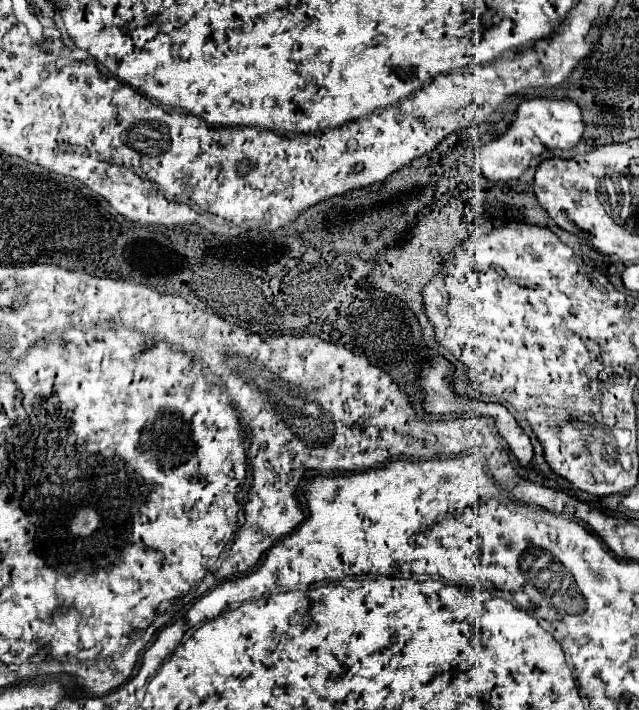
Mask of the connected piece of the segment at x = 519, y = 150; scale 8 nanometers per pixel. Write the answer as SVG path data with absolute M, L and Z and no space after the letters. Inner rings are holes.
M554 99L524 101L516 111L512 127L500 139L478 149L478 163L482 175L490 181L518 179L530 167L532 159L540 157L548 149L570 151L572 147L576 147L584 135L584 127L586 125L582 121L582 111L572 101L554 101Z

